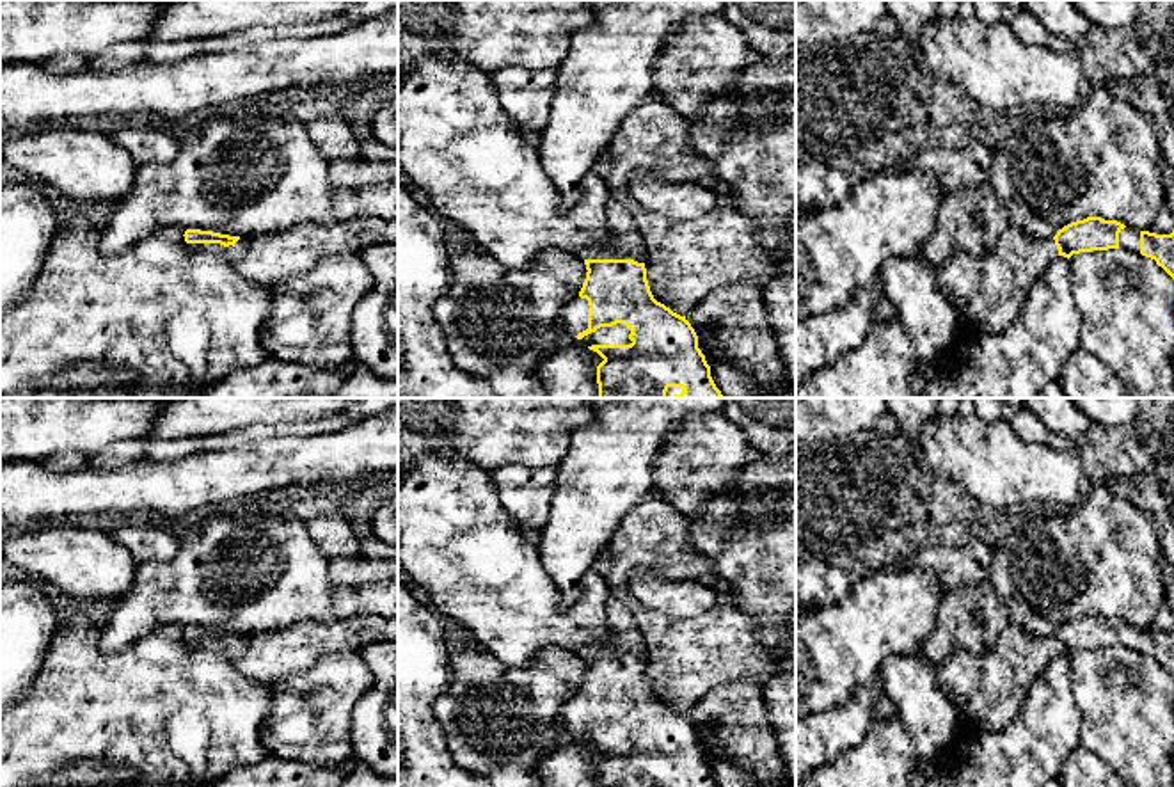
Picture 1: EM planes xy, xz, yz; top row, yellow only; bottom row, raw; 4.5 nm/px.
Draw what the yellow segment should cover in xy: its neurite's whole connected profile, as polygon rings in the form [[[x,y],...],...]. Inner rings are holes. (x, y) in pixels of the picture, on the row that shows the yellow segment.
[[[186,229],[183,236],[185,247],[192,254],[211,254],[222,258],[229,265],[240,261],[249,249],[247,238],[220,235],[213,231]]]

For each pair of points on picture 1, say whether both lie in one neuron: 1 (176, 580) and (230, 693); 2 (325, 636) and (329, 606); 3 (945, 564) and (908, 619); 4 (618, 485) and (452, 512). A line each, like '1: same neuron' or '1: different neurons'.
1: different neurons
2: different neurons
3: different neurons
4: different neurons

